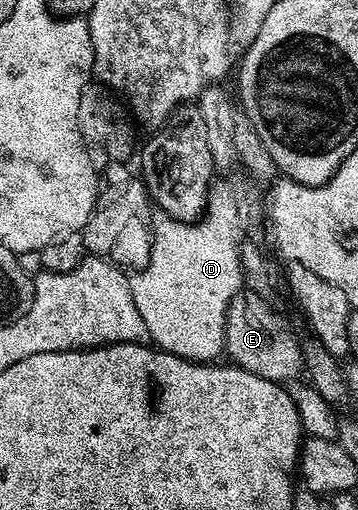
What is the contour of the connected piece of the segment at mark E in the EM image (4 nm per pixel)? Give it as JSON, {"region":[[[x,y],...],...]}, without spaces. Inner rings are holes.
{"region":[[[242,290],[230,302],[224,315],[224,351],[227,359],[237,368],[244,368],[267,380],[295,381],[304,367],[301,341],[288,333],[283,318],[264,299],[261,293]]]}

